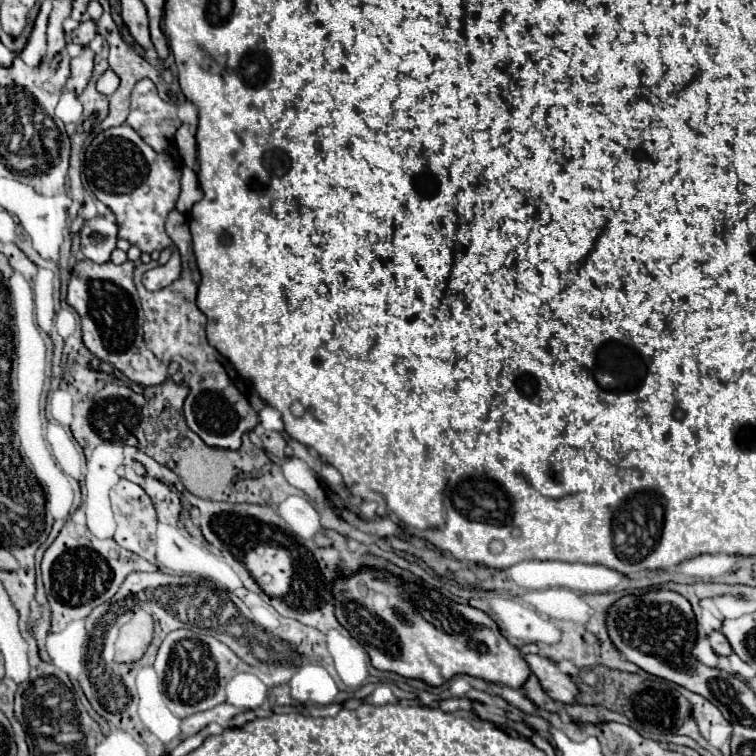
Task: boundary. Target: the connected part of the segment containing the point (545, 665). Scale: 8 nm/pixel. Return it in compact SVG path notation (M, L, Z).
M528 654L524 658L552 700L562 702L562 704L574 704L576 702L578 686L574 684L574 680L570 676L562 674L552 660L536 656L536 654Z

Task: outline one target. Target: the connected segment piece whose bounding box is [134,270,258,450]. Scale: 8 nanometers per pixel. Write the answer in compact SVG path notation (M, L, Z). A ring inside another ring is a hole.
M142 270L134 272L134 284L138 288L140 303L144 308L144 340L146 346L154 352L160 362L178 362L184 372L184 382L190 386L190 394L184 402L184 418L192 432L196 432L206 446L238 450L242 444L242 434L250 432L258 424L258 416L248 416L252 406L246 398L246 390L240 384L238 374L232 374L230 364L208 344L206 340L206 316L198 310L198 306L190 300L198 288L194 288L194 280L190 280L190 272L180 276L170 286L148 292L142 286ZM200 332L200 346L198 346Z

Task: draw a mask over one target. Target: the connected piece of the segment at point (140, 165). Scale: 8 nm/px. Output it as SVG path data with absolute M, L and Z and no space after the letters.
M122 124L94 136L86 148L84 174L94 196L114 212L118 238L128 240L140 252L148 254L174 246L164 232L164 222L180 194L180 168L166 152L154 152L134 128Z

